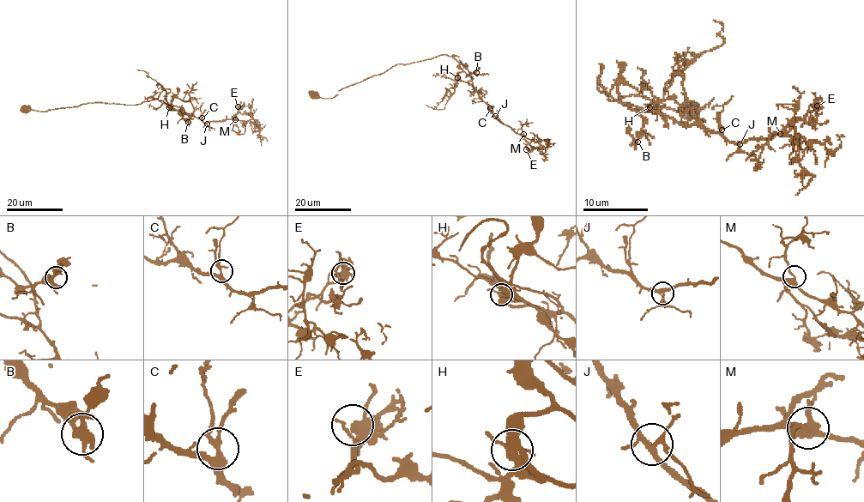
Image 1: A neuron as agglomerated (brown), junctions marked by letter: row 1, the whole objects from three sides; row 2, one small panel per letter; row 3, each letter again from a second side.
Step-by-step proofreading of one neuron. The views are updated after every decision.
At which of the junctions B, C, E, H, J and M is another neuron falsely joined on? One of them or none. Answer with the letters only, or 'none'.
H

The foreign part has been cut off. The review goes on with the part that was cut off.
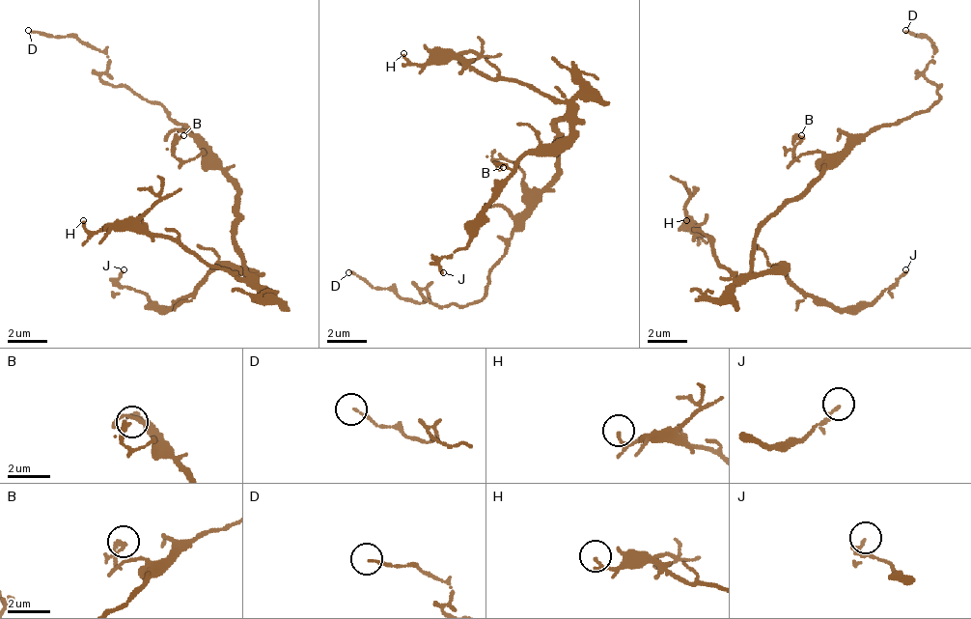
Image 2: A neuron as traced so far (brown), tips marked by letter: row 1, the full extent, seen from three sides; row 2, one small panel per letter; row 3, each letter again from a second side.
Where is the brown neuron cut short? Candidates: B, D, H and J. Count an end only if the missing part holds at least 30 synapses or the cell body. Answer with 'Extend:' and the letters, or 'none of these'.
Extend: none of these

